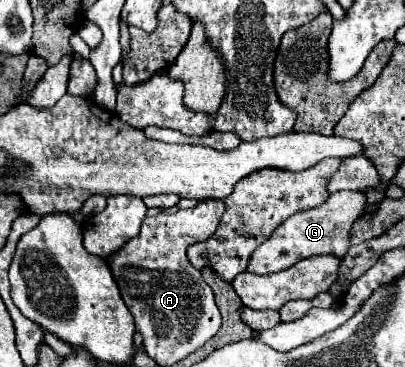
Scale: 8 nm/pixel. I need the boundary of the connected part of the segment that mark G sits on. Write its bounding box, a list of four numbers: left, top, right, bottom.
[247,191,365,275]

